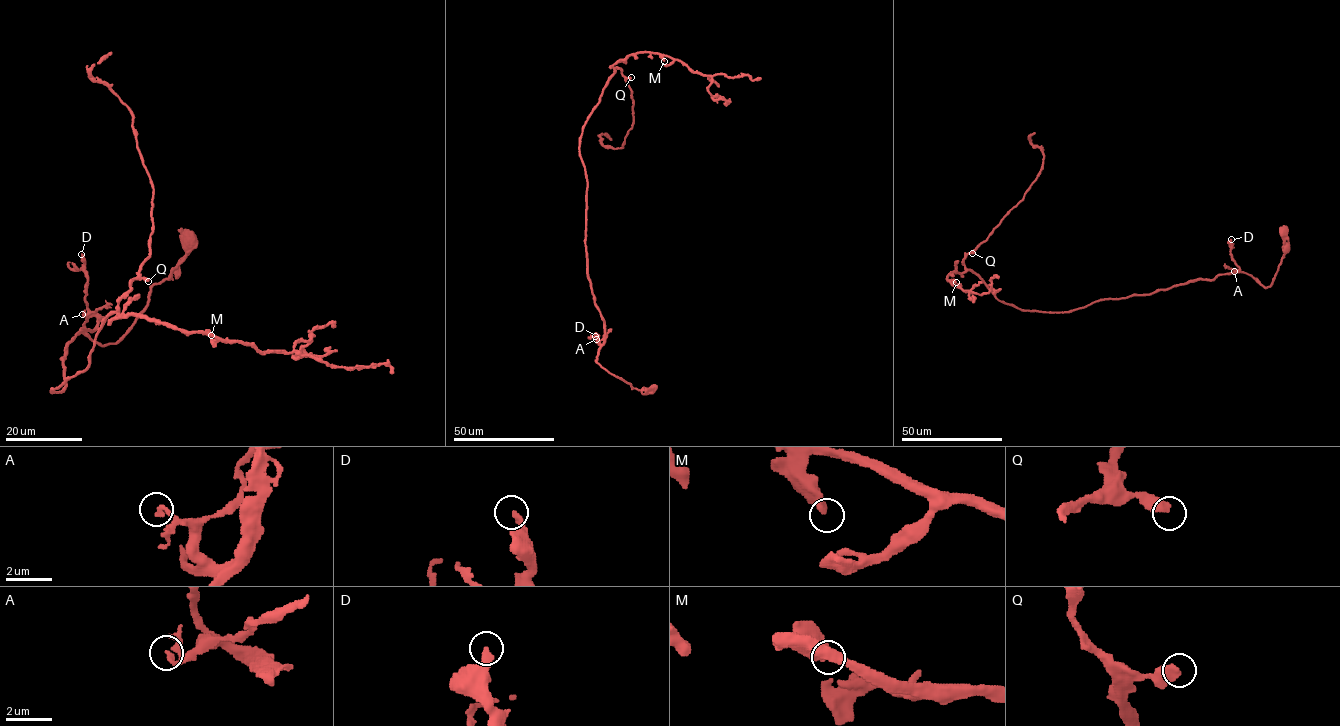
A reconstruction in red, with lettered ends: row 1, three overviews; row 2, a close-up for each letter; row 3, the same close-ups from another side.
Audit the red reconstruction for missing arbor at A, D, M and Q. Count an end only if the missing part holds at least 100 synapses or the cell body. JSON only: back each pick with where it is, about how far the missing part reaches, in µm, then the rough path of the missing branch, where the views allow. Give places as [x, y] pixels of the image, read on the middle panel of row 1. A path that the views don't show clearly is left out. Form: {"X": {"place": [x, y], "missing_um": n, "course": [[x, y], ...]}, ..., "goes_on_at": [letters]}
{"goes_on_at": []}

